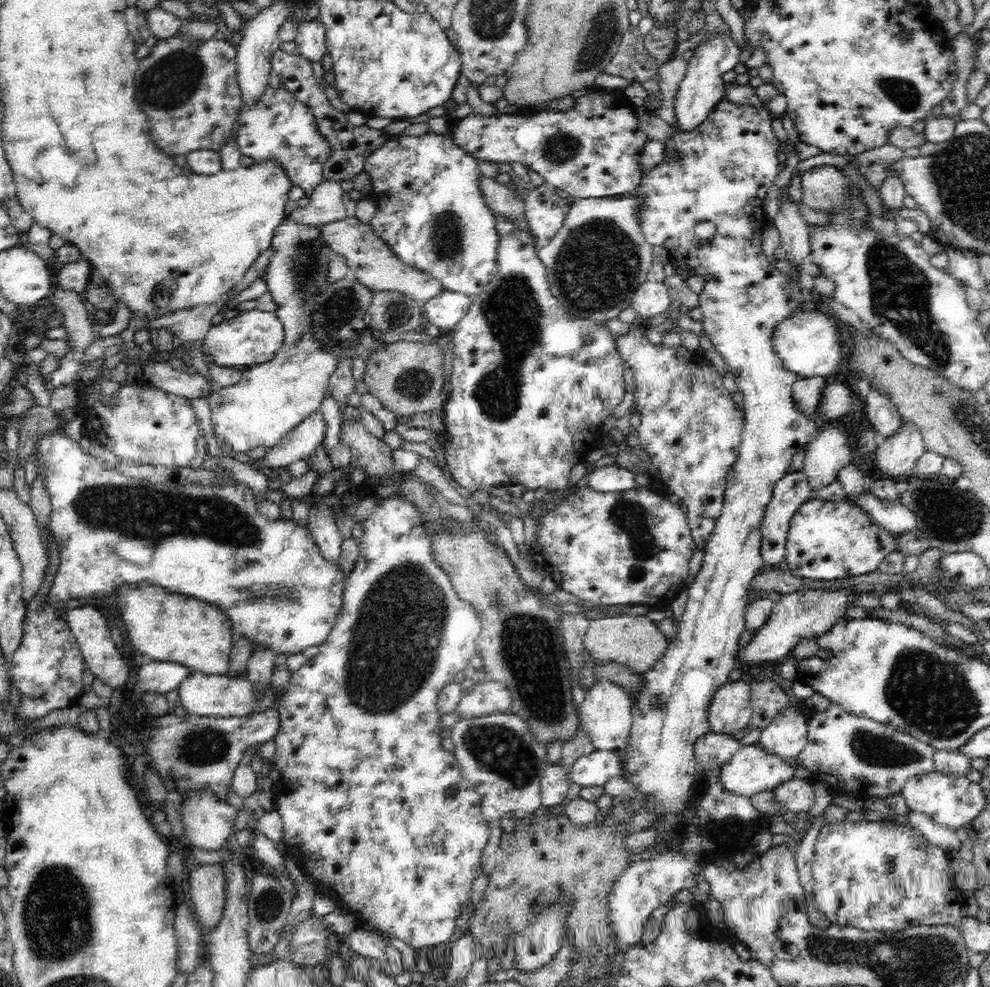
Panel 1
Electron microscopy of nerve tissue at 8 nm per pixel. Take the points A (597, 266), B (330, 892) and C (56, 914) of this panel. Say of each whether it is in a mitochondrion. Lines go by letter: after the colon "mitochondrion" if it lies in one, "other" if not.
A: mitochondrion
B: other
C: mitochondrion

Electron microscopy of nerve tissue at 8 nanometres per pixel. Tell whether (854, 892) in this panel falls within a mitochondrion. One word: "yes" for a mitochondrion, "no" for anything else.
no

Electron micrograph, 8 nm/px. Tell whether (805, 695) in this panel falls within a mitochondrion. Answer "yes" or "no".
no

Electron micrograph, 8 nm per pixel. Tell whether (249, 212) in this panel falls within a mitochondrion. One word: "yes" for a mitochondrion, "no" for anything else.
no

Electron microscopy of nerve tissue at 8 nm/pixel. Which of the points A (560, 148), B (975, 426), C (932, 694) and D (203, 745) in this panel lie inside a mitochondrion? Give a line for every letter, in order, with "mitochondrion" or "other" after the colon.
A: mitochondrion
B: mitochondrion
C: mitochondrion
D: mitochondrion

